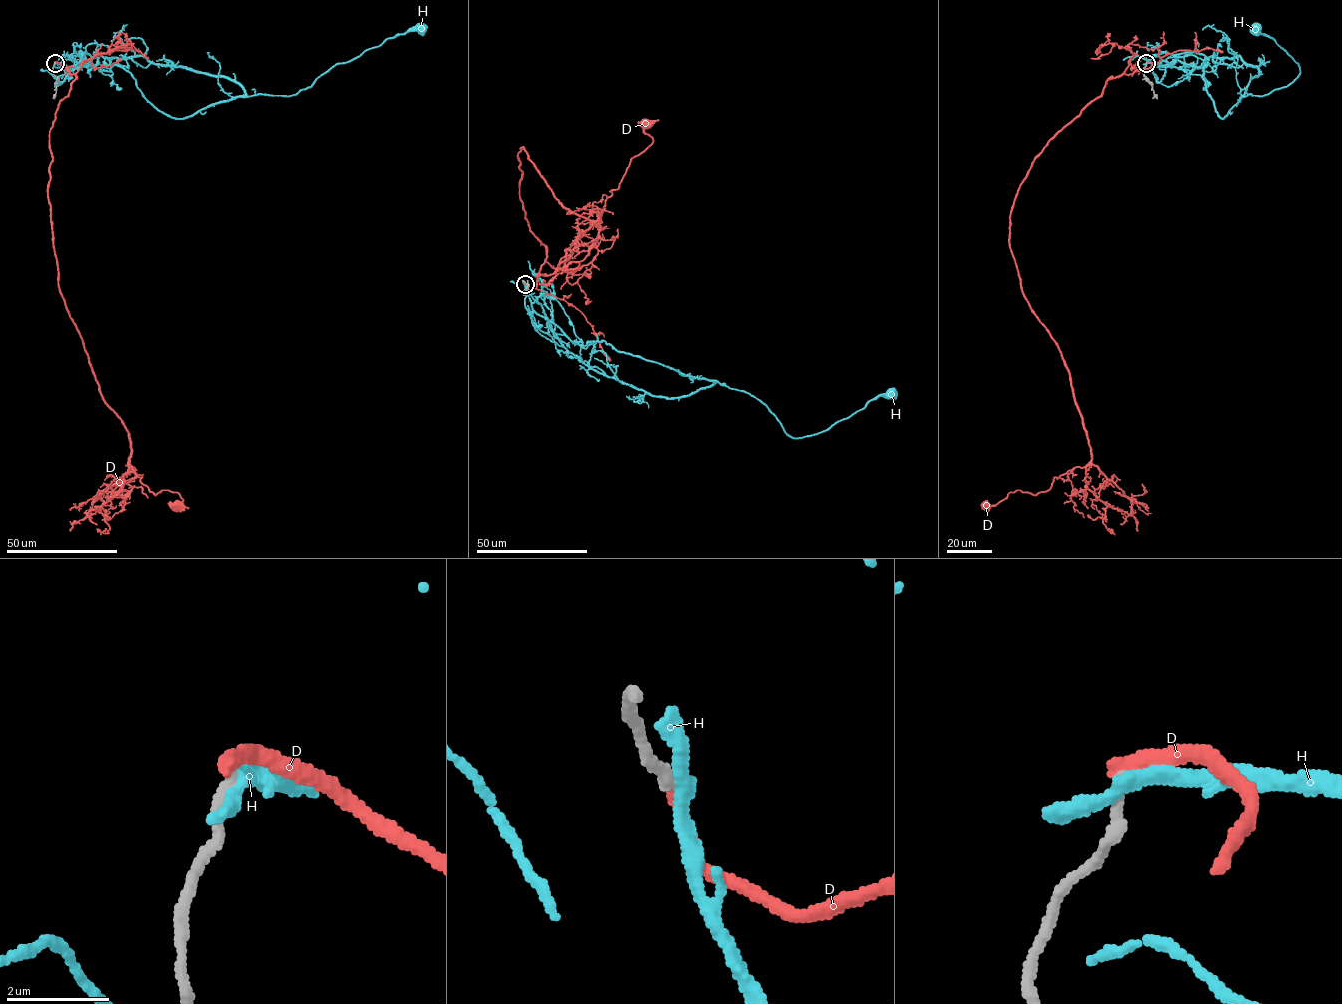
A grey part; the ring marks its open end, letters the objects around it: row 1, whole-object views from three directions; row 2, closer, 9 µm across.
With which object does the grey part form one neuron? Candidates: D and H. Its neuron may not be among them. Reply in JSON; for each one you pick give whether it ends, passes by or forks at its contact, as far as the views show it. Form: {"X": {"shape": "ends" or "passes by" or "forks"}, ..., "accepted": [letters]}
{"accepted": []}

